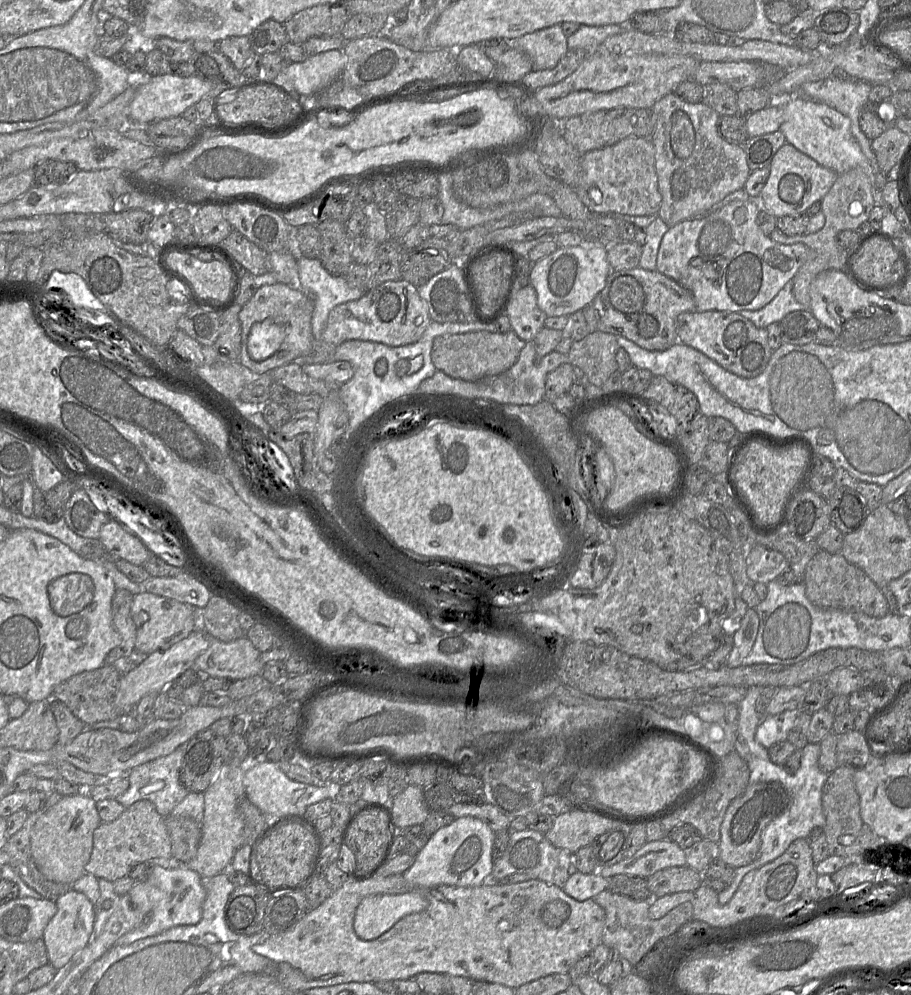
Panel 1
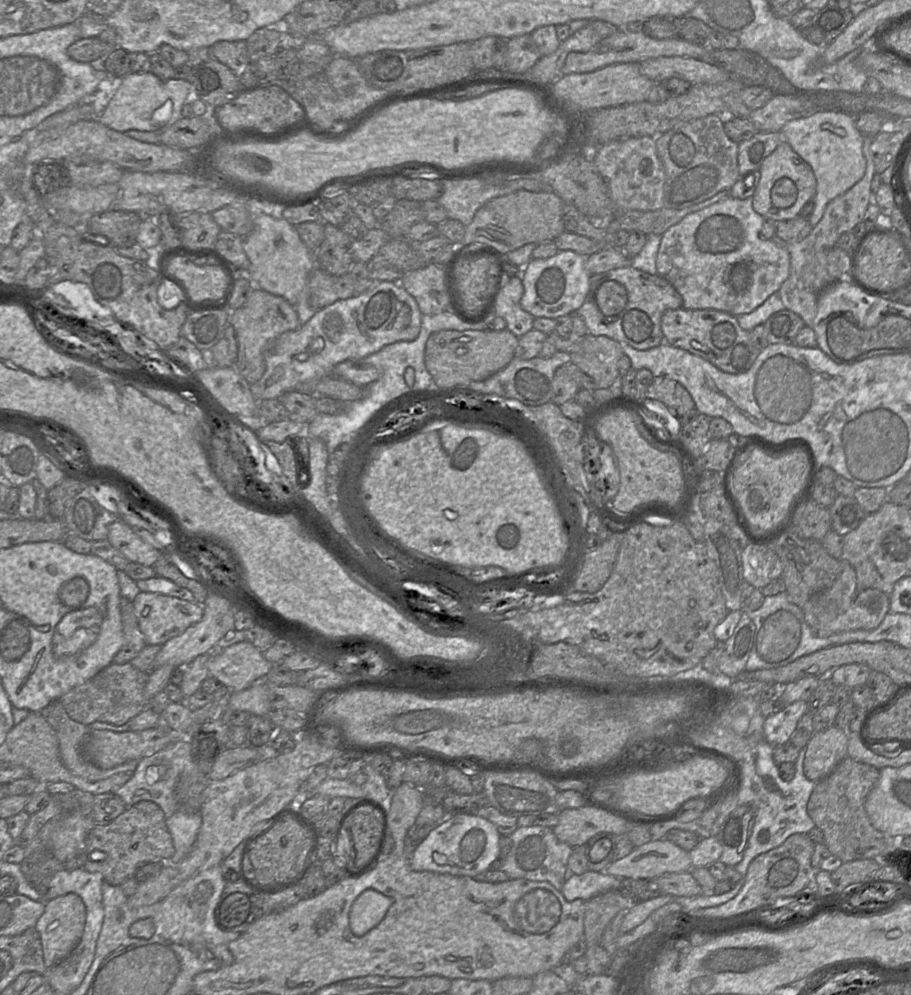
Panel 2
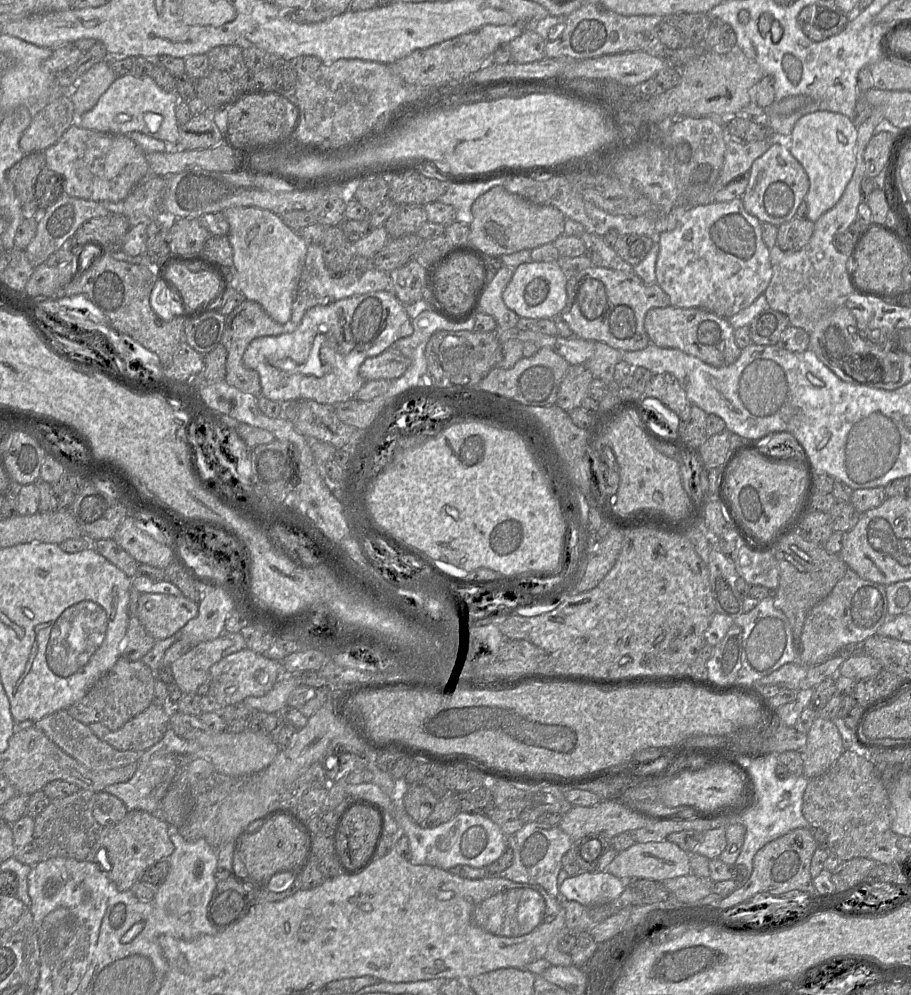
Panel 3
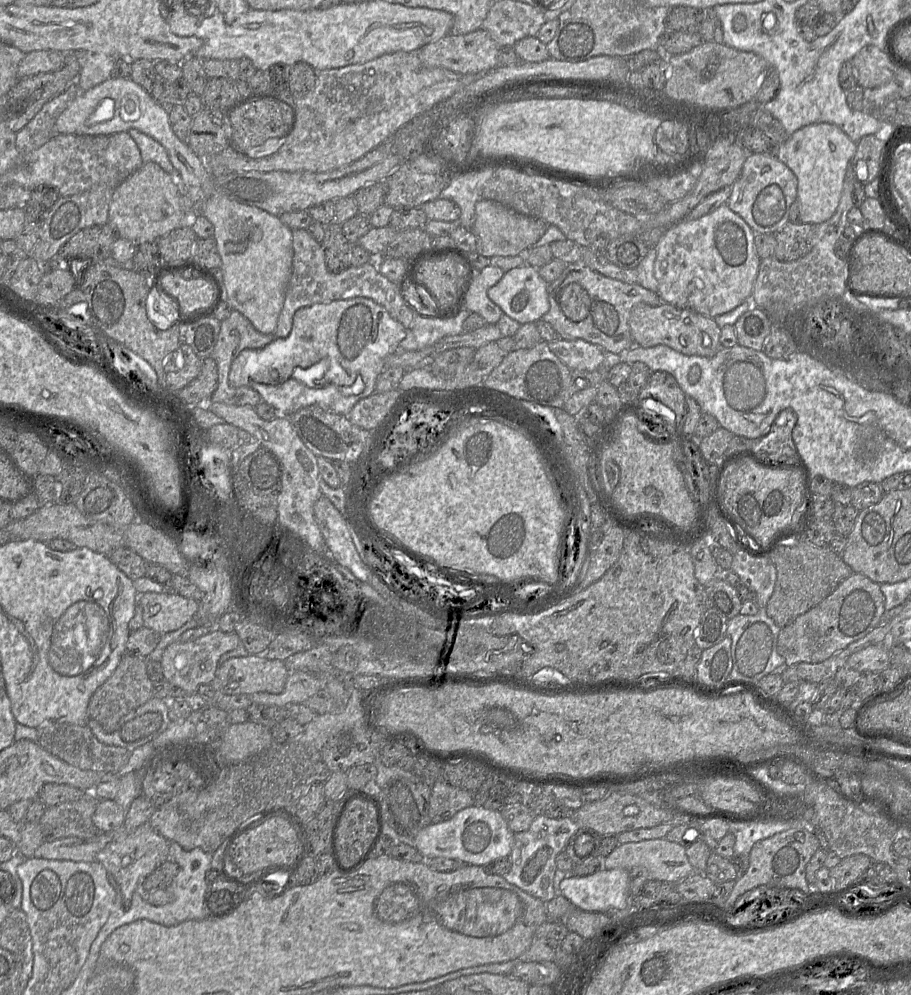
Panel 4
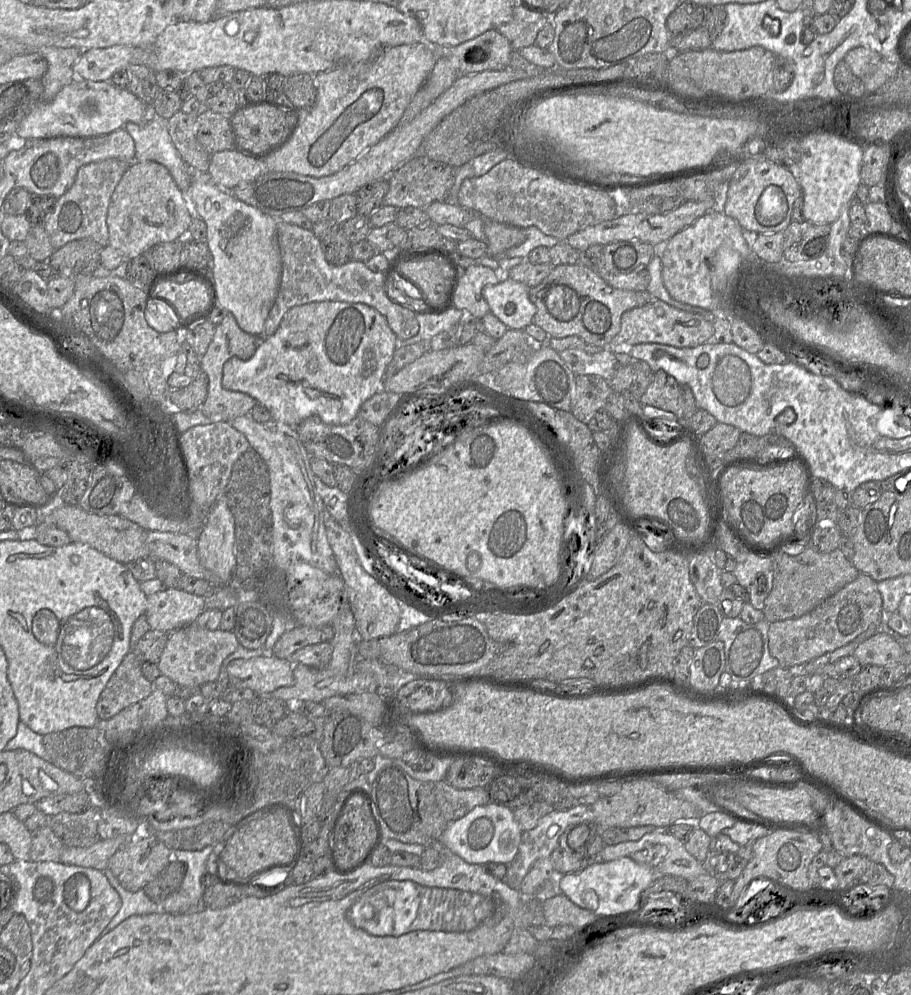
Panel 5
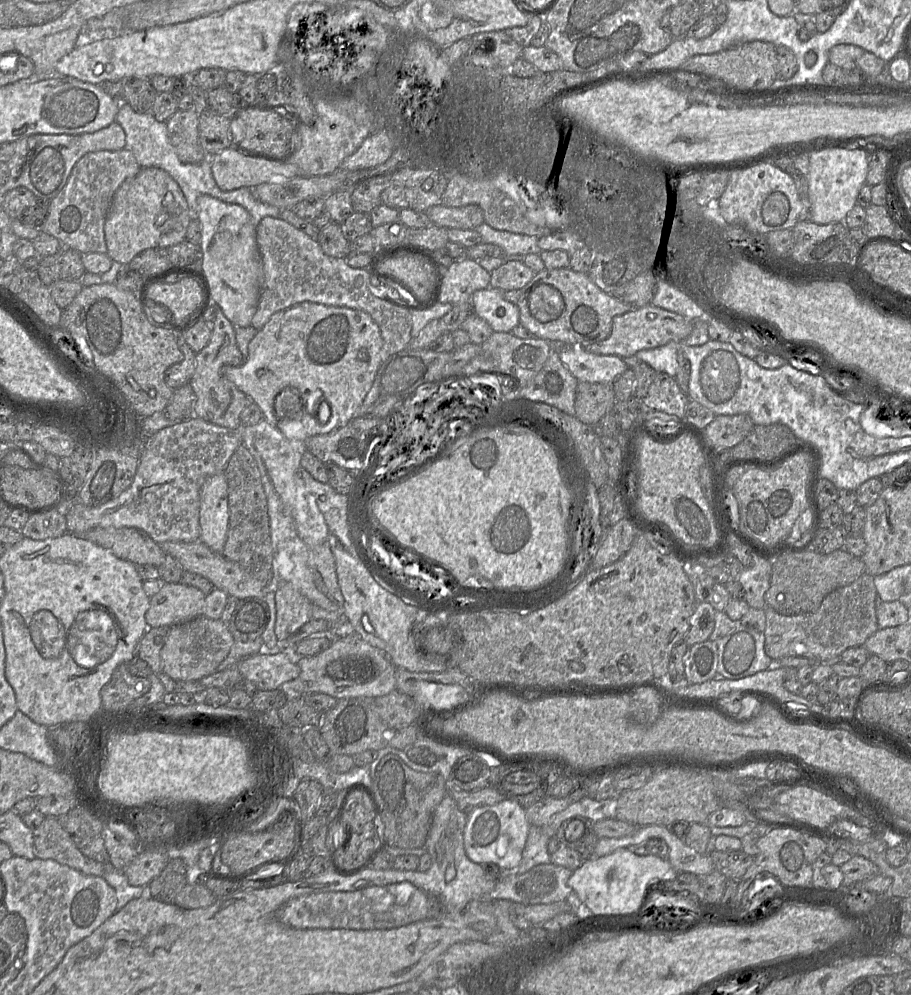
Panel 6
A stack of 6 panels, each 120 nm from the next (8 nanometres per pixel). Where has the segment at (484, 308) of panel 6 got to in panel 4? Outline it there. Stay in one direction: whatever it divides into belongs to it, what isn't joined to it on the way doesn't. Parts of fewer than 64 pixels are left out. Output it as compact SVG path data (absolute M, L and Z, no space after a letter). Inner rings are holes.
M529 264L513 268L504 273L503 277L494 286L488 289L489 299L495 303L502 312L521 325L537 322L549 310L547 285L539 275L539 268Z

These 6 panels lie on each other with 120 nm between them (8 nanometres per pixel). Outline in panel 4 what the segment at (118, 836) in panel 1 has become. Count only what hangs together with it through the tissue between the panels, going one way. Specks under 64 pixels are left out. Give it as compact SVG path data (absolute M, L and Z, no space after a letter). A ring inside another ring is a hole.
M148 823L138 827L123 840L109 843L97 854L100 864L112 875L121 889L124 909L128 909L132 895L145 877L170 858L170 841L154 831Z

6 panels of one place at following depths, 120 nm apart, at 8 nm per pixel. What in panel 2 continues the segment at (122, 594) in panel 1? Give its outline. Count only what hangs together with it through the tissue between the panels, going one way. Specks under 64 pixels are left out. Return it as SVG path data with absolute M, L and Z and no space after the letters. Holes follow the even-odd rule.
M121 597L121 619L123 626L124 644L117 652L113 663L129 663L147 645L141 632L138 619L134 612L133 602Z

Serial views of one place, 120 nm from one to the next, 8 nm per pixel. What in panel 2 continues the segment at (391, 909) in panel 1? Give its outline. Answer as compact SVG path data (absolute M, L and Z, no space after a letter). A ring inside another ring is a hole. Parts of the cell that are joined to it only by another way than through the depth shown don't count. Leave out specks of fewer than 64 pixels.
M367 889L354 901L349 913L349 925L355 936L363 936L376 927L392 905L392 899L382 893Z

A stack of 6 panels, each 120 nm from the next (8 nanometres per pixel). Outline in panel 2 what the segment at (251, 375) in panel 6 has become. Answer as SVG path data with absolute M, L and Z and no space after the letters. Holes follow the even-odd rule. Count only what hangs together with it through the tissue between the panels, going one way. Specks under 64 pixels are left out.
M375 282L360 295L335 301L317 311L305 324L278 336L266 351L264 374L251 384L250 390L258 402L278 399L284 393L294 390L299 383L332 375L333 367L340 362L360 360L397 341L412 341L420 333L422 315L416 300L399 282Z

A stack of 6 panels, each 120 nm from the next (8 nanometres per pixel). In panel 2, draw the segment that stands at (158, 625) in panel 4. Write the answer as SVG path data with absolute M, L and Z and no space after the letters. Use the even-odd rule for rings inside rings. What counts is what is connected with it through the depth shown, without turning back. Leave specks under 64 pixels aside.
M139 592L133 600L134 612L141 632L149 645L163 645L171 638L183 633L189 626L201 620L204 607L196 601L153 592Z

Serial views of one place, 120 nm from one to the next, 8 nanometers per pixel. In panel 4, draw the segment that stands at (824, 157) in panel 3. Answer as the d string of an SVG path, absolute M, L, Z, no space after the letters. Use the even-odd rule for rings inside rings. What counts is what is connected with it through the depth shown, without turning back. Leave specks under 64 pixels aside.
M815 123L808 126L805 126L796 132L794 132L791 136L787 138L784 145L780 145L780 157L781 159L795 174L798 181L798 200L800 202L800 222L803 224L811 224L811 225L819 225L827 220L829 220L834 213L840 203L841 195L844 188L844 180L846 177L846 172L849 166L852 166L853 161L857 161L857 157L859 156L859 140L851 133L849 130L843 130L840 126L834 123Z

